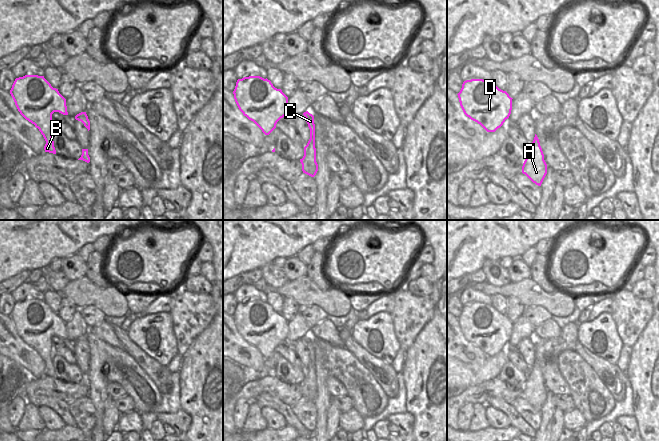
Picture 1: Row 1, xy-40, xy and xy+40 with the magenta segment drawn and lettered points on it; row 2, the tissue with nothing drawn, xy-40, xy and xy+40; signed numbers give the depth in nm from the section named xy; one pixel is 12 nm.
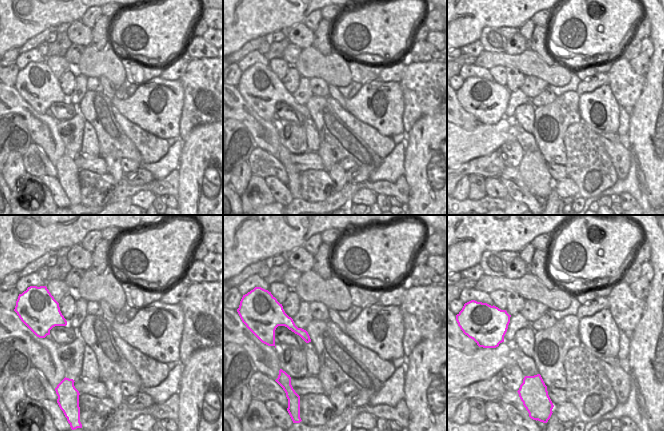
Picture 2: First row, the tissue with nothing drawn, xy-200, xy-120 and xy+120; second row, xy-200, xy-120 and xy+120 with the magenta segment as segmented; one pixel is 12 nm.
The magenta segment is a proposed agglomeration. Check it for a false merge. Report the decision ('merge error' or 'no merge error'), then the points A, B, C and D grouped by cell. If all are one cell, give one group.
no merge error; A B C D

